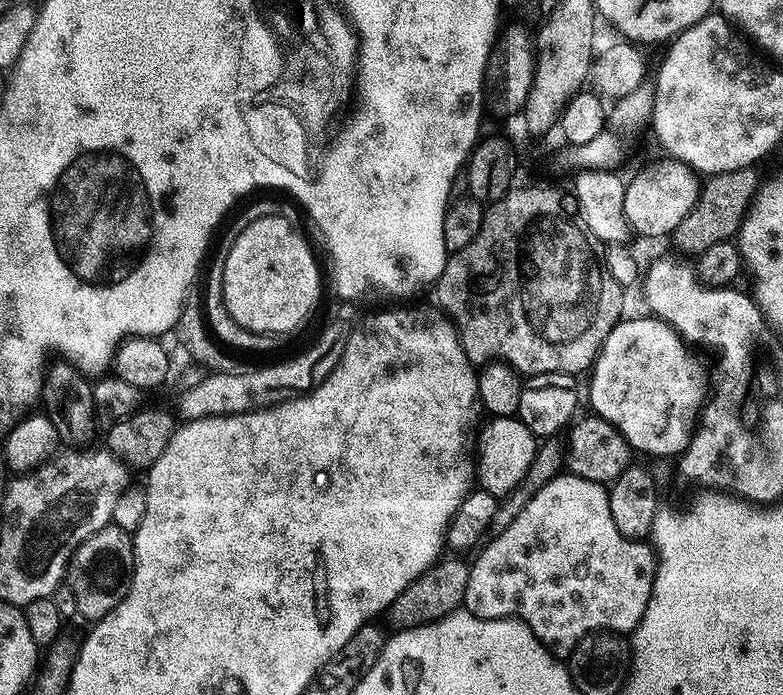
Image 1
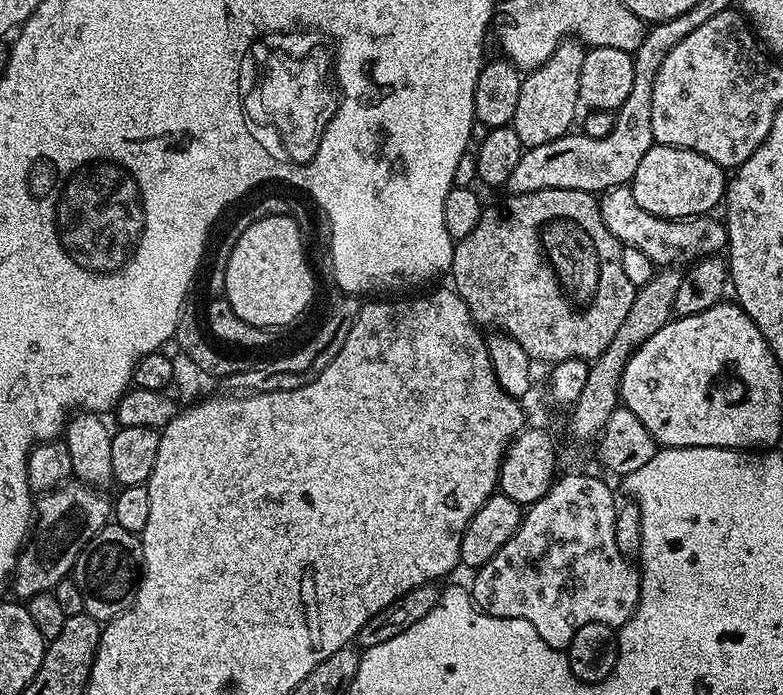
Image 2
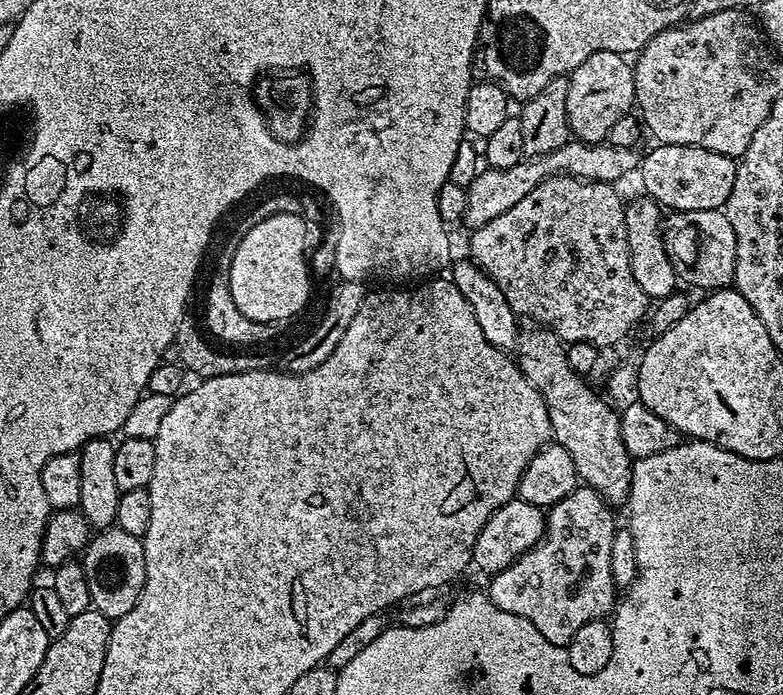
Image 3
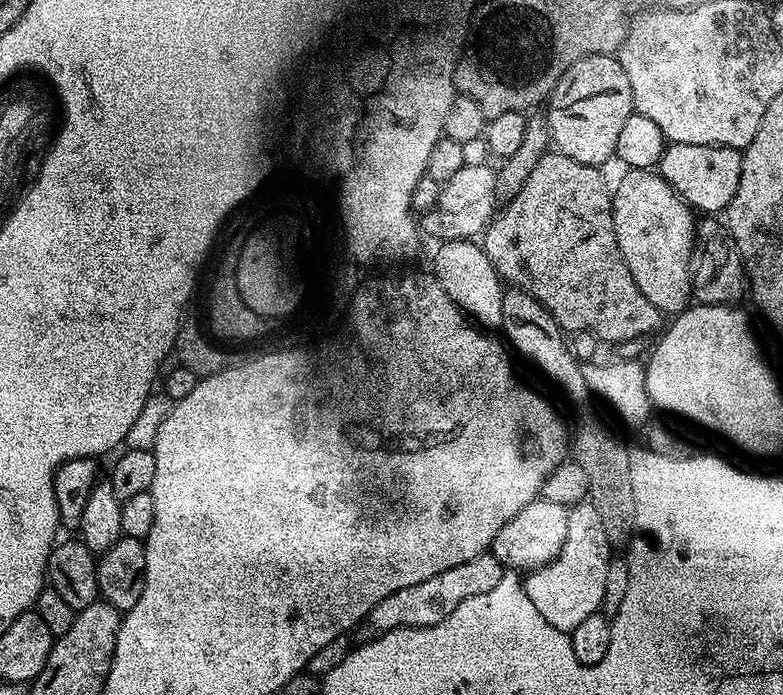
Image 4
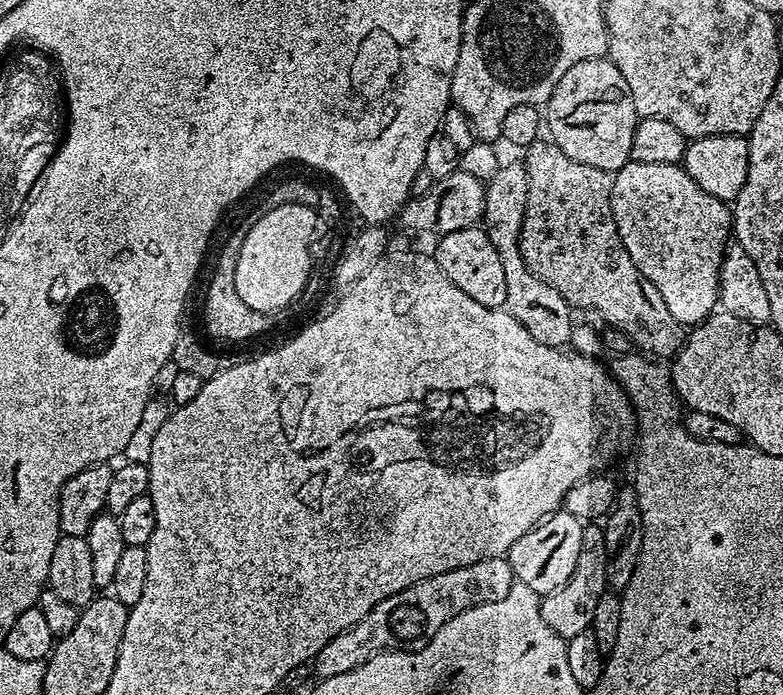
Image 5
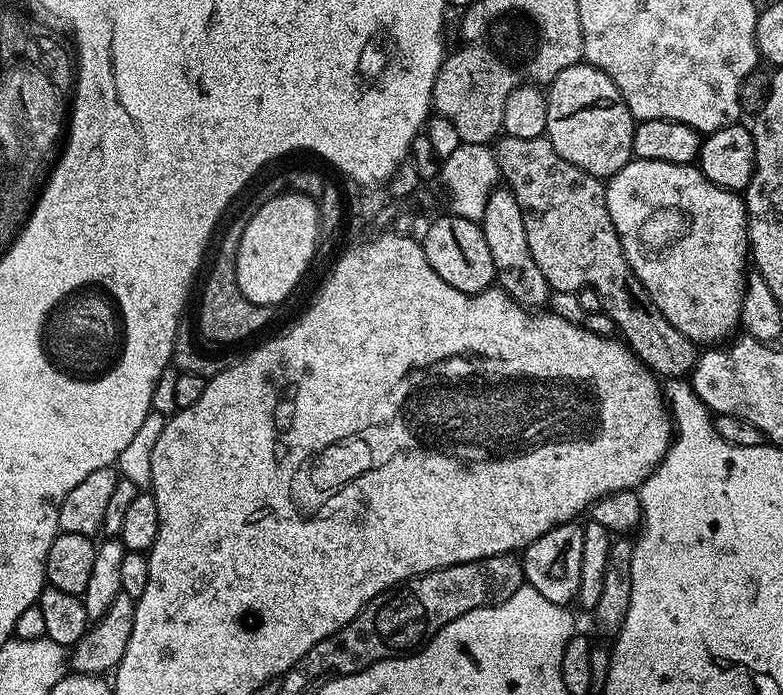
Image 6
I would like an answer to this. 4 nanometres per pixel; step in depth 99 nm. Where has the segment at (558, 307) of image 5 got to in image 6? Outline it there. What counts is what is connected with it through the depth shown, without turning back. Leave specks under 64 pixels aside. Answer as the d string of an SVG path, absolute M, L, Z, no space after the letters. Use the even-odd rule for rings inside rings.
M497 186L486 202L484 219L479 221L484 232L486 246L490 246L490 254L494 257L496 267L495 283L503 288L508 296L512 296L523 308L540 310L549 303L550 289L546 282L546 274L538 270L538 262L534 262L534 254L530 254L530 242L526 242L526 222L524 211L518 204L518 198L507 186Z

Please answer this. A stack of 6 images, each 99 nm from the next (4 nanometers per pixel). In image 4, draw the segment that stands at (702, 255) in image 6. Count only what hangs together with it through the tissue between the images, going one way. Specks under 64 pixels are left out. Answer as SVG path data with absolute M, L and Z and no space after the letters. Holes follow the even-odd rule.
M628 168L620 181L615 181L612 194L612 217L614 234L622 250L622 258L638 282L642 294L658 306L662 314L679 314L689 307L692 296L692 274L694 271L694 249L697 247L697 217L694 209L672 189L670 182L660 176L659 171L647 168Z

